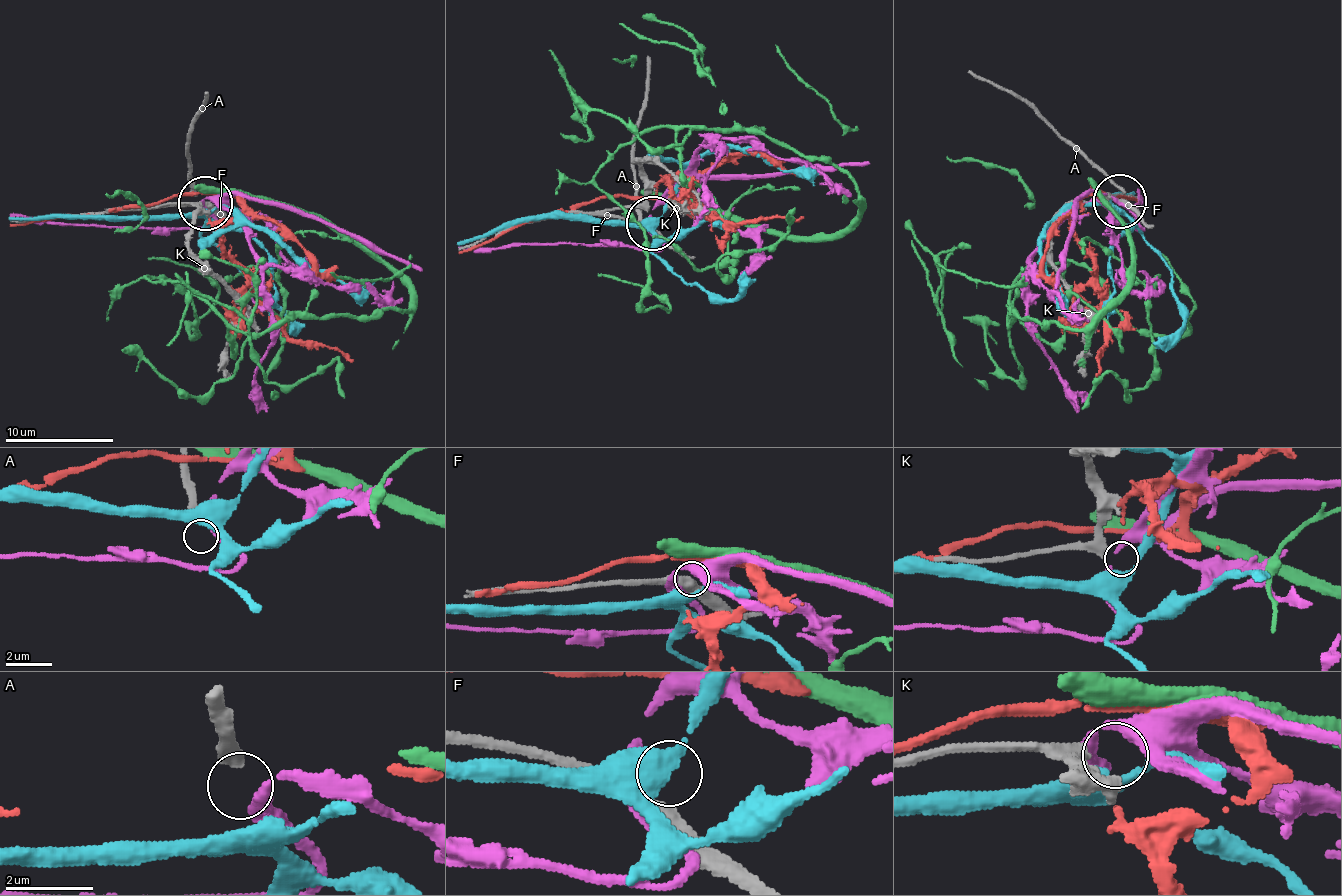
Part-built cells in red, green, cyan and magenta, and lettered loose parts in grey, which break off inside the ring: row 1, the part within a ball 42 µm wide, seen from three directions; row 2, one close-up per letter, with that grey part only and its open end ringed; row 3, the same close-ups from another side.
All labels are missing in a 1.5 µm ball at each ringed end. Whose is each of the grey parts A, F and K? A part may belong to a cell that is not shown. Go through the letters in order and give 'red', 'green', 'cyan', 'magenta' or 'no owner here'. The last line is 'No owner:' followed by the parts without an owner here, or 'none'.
A: no owner here
F: no owner here
K: no owner here
No owner: A, F, K

